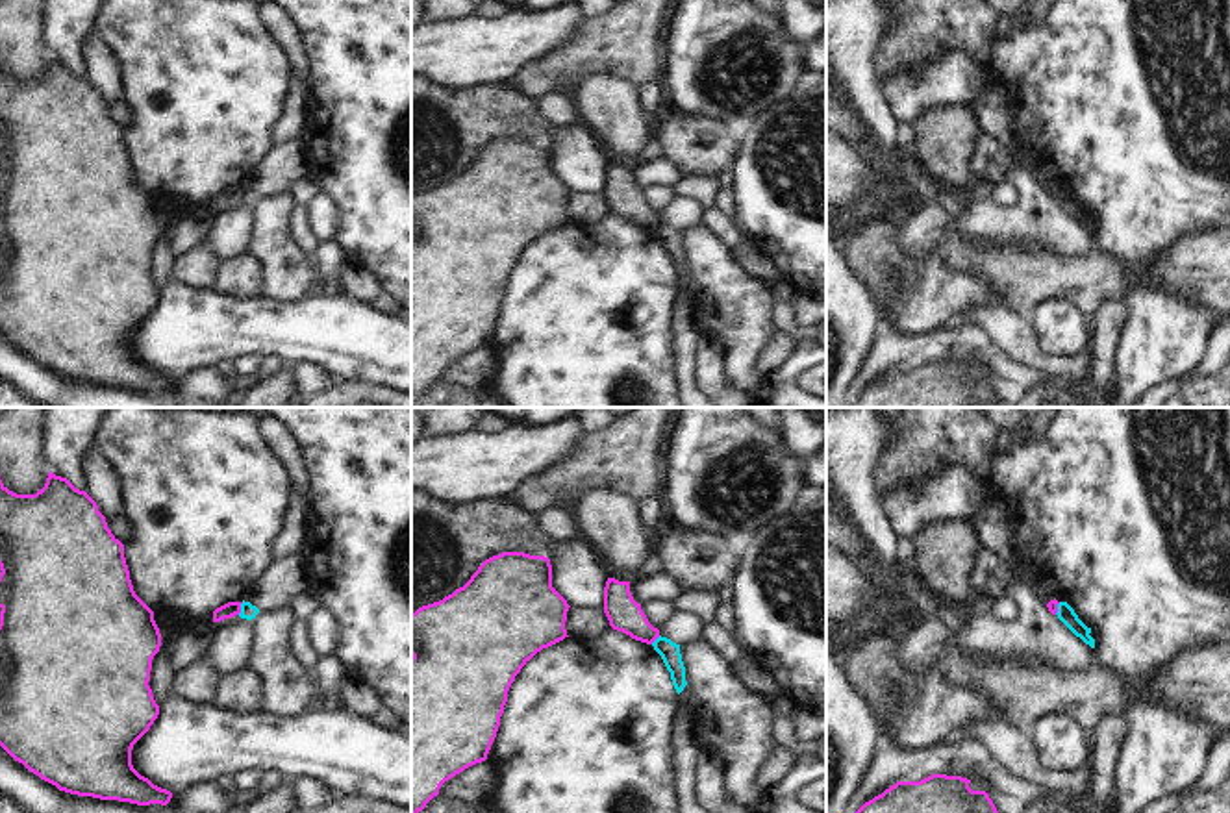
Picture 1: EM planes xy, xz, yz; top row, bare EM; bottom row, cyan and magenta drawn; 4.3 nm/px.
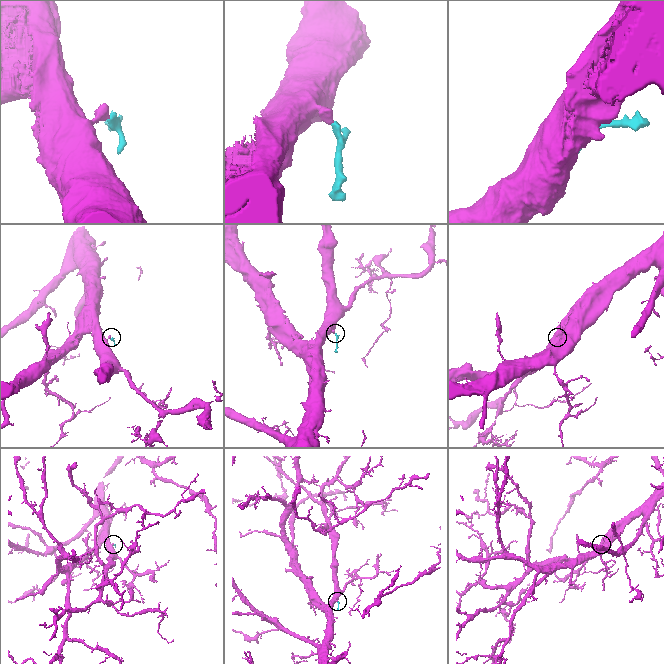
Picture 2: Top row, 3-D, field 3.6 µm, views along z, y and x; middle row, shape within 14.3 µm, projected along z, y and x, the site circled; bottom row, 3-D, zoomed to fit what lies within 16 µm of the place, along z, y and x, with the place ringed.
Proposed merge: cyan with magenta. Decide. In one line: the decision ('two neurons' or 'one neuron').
two neurons

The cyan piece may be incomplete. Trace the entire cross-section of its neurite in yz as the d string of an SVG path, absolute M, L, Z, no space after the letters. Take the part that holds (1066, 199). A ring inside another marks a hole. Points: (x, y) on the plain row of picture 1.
M1060 187L1058 189L1058 204L1076 220L1080 222L1086 230L1089 230L1091 233L1095 233L1095 224L1089 220L1091 213L1087 213L1078 200L1074 198L1074 194L1067 189L1067 187Z

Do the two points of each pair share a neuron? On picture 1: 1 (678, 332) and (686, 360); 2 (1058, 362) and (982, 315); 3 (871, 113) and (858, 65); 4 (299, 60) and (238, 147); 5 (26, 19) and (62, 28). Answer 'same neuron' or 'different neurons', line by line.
1: same neuron
2: same neuron
3: same neuron
4: different neurons
5: different neurons

